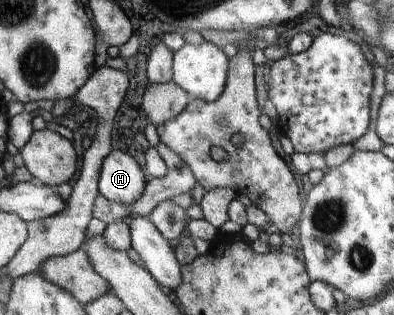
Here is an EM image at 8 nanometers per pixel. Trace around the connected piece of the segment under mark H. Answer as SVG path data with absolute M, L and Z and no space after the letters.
M112 150L103 157L97 181L99 194L107 200L128 205L141 197L149 184L134 156L128 152Z

